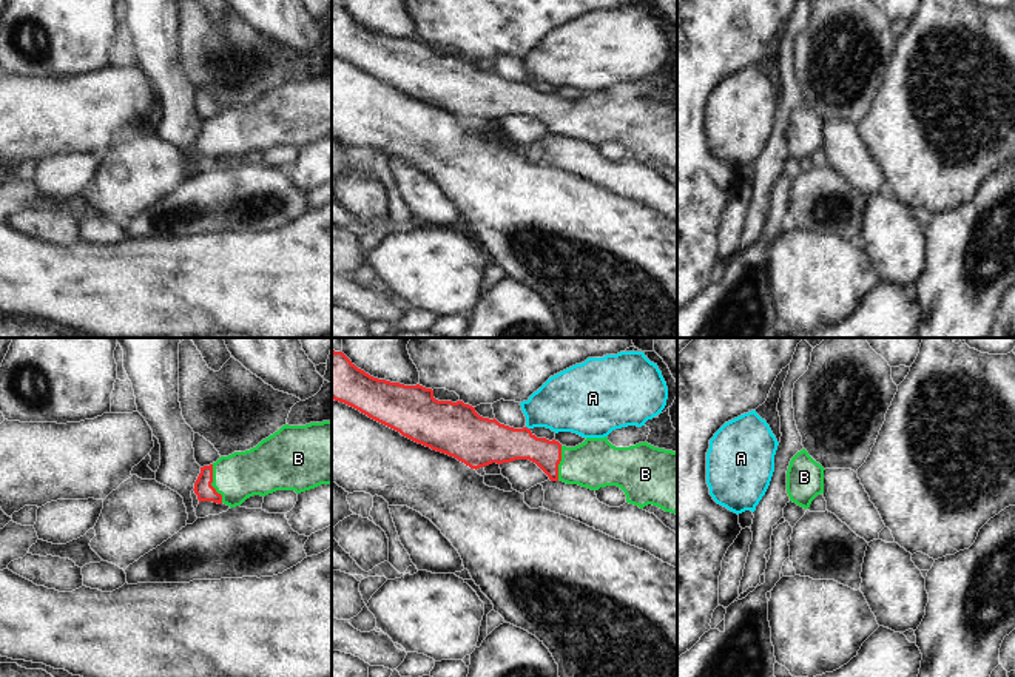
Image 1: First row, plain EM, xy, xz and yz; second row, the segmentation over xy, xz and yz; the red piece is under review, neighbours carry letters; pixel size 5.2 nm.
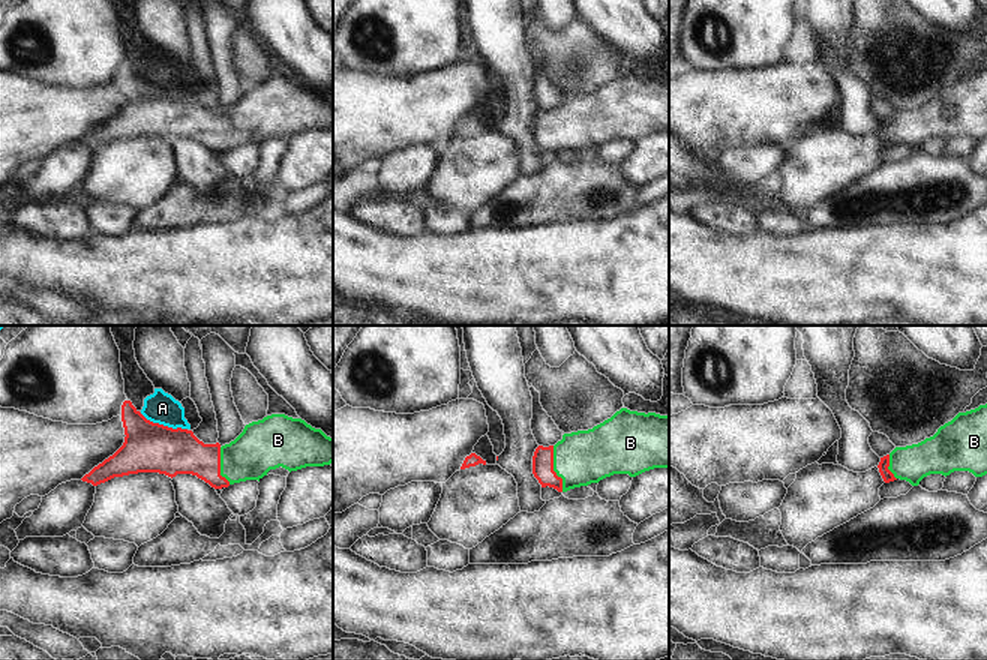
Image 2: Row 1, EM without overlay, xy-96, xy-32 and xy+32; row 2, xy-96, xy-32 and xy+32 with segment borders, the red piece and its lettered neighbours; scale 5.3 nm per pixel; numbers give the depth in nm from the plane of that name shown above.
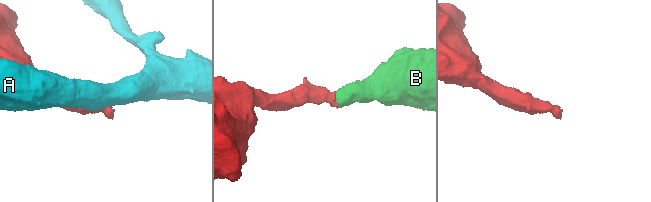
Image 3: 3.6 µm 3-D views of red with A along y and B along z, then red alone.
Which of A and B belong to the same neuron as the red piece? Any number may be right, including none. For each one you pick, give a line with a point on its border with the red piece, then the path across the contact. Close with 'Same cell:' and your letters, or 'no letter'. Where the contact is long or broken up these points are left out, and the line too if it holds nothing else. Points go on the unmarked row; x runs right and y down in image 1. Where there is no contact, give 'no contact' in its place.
B: contact xy (212, 136); way xy (202, 142), (212, 136), (227, 136), (258, 125)
Same cell: B

